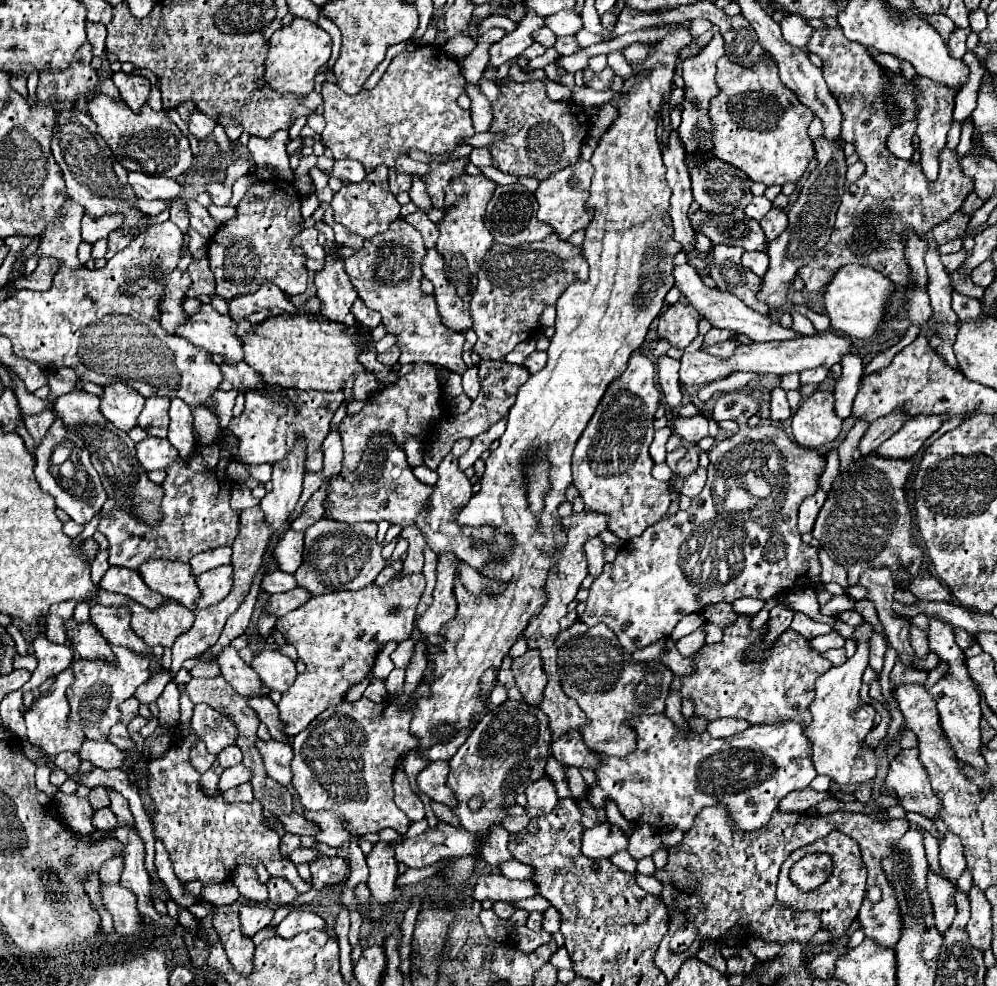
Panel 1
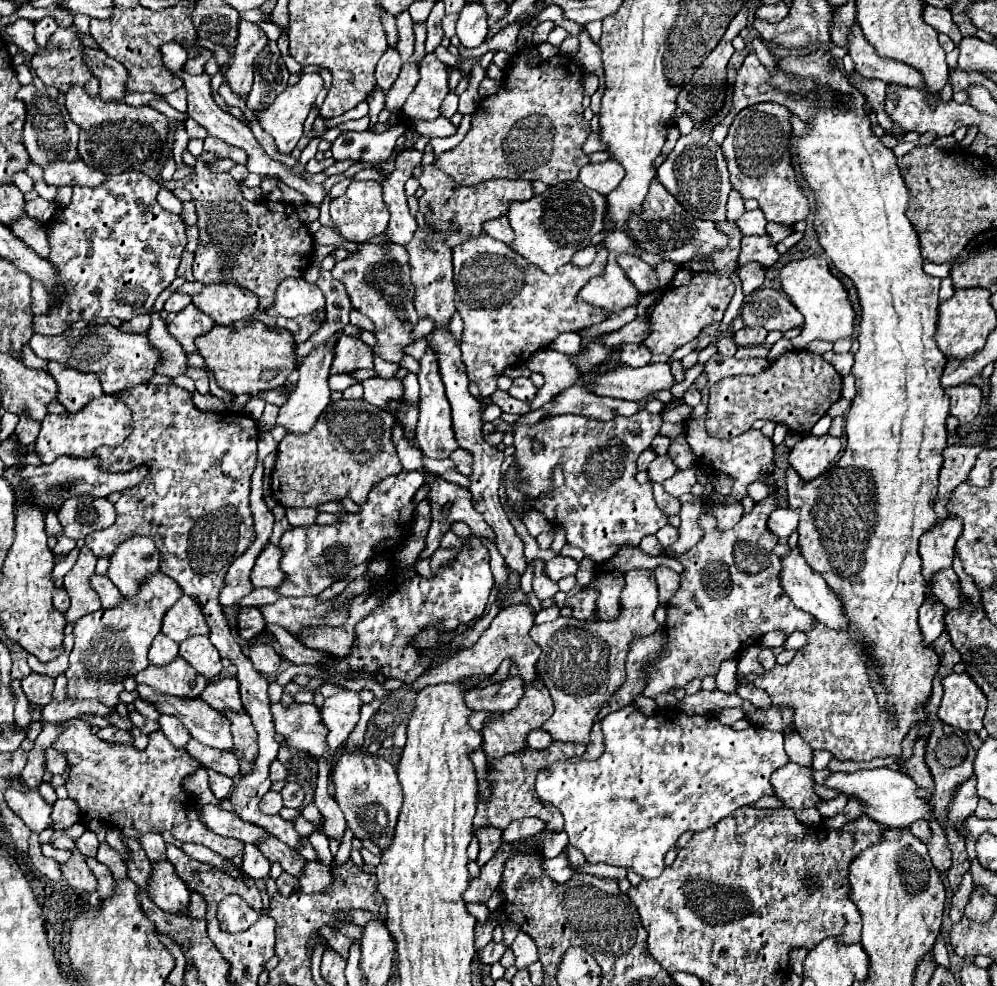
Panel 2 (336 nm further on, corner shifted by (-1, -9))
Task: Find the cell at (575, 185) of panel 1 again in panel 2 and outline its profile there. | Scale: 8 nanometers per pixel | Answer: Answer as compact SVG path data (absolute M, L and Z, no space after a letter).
M563 182L549 186L547 192L537 194L529 200L511 202L511 208L507 210L507 218L515 232L511 250L543 272L553 274L563 264L569 264L571 256L577 250L583 250L591 244L593 236L599 234L599 228L603 228L603 212L607 212L603 196L585 188L581 182Z

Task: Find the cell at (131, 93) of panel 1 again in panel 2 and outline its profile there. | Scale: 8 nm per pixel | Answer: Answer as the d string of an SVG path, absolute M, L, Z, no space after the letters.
M85 48L83 50L85 64L89 72L99 80L99 96L103 100L117 100L125 96L125 80L127 70L117 60L109 58L103 50L97 48Z

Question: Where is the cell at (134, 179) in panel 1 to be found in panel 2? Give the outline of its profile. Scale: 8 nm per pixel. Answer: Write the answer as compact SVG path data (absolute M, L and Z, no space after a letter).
M81 158L67 162L67 160L59 160L55 164L49 164L47 168L43 168L43 178L47 184L53 186L99 186L105 180L105 174L89 168Z

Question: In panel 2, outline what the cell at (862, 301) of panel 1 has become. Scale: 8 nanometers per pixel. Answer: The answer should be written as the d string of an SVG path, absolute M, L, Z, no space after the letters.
M803 258L789 262L781 268L781 288L789 296L791 304L805 316L805 326L797 338L791 340L793 348L805 348L813 340L829 340L835 342L839 338L849 338L853 334L855 314L843 284L829 272L827 260L817 258Z

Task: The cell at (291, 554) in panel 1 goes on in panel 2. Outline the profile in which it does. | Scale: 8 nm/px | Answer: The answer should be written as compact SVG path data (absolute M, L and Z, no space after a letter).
M267 544L261 554L255 560L255 566L251 570L251 584L255 588L275 588L283 582L283 572L279 570L281 552L275 544Z

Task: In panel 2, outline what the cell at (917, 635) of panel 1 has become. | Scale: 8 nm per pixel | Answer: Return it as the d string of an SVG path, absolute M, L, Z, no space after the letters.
M935 596L935 604L927 604L927 600L921 604L921 608L919 608L919 626L921 626L923 638L925 638L927 644L931 644L943 632L945 612L947 612L947 608L943 608L943 604L939 602L937 596Z

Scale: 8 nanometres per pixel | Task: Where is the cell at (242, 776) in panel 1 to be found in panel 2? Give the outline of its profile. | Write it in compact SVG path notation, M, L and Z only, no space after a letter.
M269 790L263 800L259 802L259 808L263 814L279 814L279 810L283 808L283 800L281 800L281 794Z

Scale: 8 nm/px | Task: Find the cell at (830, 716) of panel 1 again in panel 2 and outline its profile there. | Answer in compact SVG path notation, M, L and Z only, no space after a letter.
M793 762L775 770L775 774L771 776L771 786L785 808L801 810L811 808L819 802L819 796L813 792L815 782L811 778L811 772L813 768L803 768Z

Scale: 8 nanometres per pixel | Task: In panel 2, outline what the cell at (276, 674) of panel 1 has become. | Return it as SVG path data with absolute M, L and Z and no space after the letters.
M267 644L251 646L249 648L249 660L253 662L255 670L261 674L273 674L281 664L281 656L275 654L275 650Z

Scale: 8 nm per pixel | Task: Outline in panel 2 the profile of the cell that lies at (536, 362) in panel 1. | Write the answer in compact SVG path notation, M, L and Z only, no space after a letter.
M515 378L513 380L513 386L509 388L509 394L517 400L523 400L523 402L531 402L537 394L537 388L533 386L533 382L529 378Z

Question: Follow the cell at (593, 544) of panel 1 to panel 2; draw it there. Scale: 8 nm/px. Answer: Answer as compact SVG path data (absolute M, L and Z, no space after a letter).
M555 556L551 560L545 562L545 576L551 580L561 580L563 576L571 576L575 574L579 568L579 564L571 558L563 558L563 556Z

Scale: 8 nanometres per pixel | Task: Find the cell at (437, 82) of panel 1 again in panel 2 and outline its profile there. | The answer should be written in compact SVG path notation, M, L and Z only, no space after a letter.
M427 54L421 62L421 78L403 106L405 120L435 120L443 98L449 94L449 68L437 60L435 54Z

